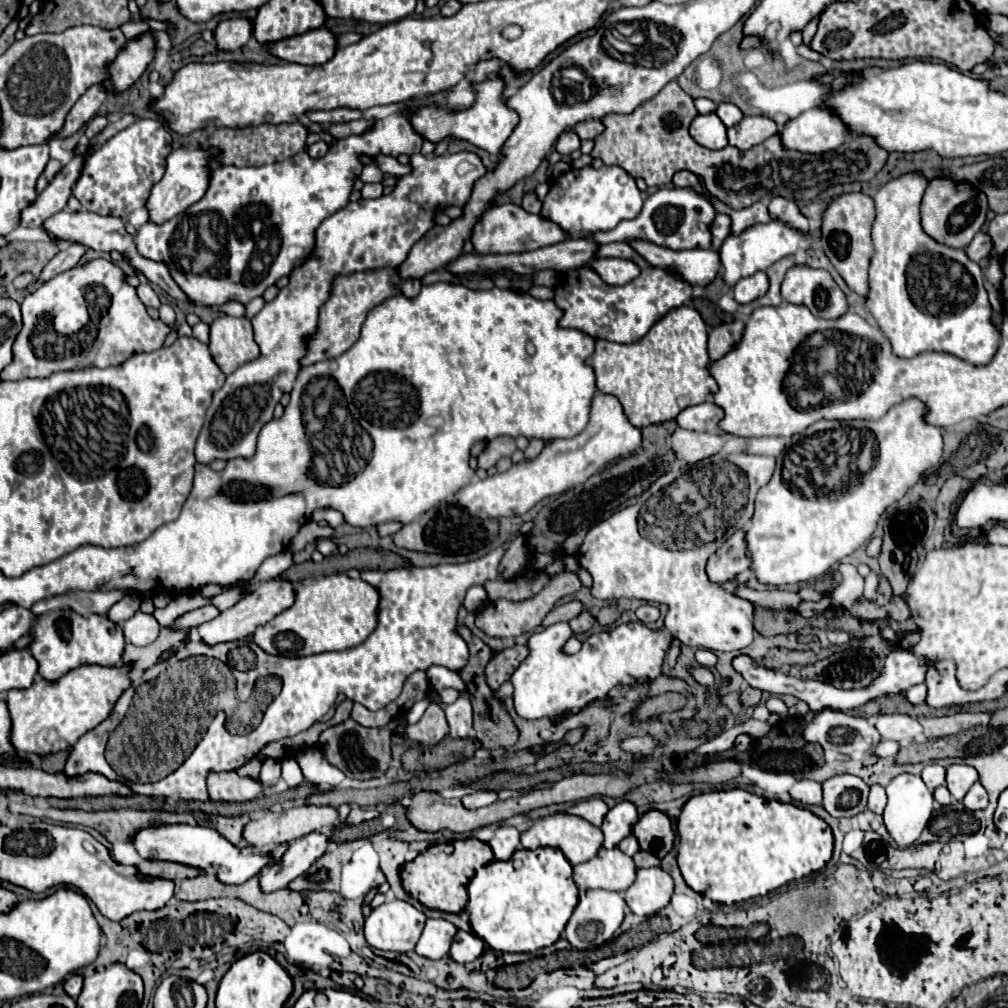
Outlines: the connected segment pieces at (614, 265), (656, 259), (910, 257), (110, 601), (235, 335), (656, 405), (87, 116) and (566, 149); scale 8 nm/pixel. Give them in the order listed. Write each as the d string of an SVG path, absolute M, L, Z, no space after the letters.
M620 257L596 259L590 265L608 285L624 285L624 283L632 281L640 273L640 267L634 261L620 259Z
M628 241L628 245L640 253L650 265L656 267L674 267L680 271L680 275L692 283L706 287L712 283L712 279L718 273L720 259L718 253L708 249L692 249L692 251L672 251L658 245L652 245L650 241Z
M912 171L890 179L876 191L874 255L864 307L872 313L898 357L944 351L972 365L984 365L1000 345L1000 329L992 321L994 311L984 287L984 271L964 249L940 245L922 231L920 201L926 187L928 177L922 171Z
M72 591L72 593L60 595L60 597L38 601L32 607L32 611L36 615L42 615L42 613L58 609L58 607L70 607L70 609L74 609L76 613L80 613L84 617L88 617L92 613L106 615L106 611L122 597L124 597L124 593L120 593L120 591L92 591L92 593L88 593L88 591Z
M220 315L210 325L210 353L220 369L230 375L240 365L254 361L260 355L260 347L254 341L252 323L246 317Z
M690 305L670 309L636 343L620 345L620 343L610 343L610 341L604 341L604 339L596 339L596 349L590 357L590 365L594 367L594 373L596 373L596 387L602 393L614 395L622 403L628 421L638 429L646 427L646 425L654 425L654 423L672 421L682 409L706 401L708 395L712 391L716 391L716 381L706 371L706 363L710 361L708 351L706 351L706 339L708 339L706 323L702 321L700 313Z
M94 85L90 87L78 101L76 105L70 109L66 121L64 121L64 133L60 133L60 137L50 137L50 141L54 139L66 139L70 135L74 135L82 125L86 125L96 113L98 113L98 107L102 105L102 101L106 99L106 91L100 87L100 85Z
M566 131L560 135L558 143L556 143L556 149L562 153L562 155L570 155L572 151L580 149L580 137L576 137L576 133L572 131Z

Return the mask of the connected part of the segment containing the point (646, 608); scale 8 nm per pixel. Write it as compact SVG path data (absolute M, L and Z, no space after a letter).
M642 605L642 607L636 609L636 617L642 623L654 623L658 619L658 613L656 613L656 607L654 605Z

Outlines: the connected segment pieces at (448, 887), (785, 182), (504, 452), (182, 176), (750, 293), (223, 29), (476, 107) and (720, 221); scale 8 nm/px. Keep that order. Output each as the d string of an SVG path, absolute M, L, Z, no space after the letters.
M458 839L450 843L436 843L422 851L414 861L408 861L400 869L400 879L412 899L420 901L428 909L446 913L460 913L468 901L466 887L474 877L474 871L492 861L492 849L480 839Z
M672 81L634 113L606 115L602 119L606 131L596 137L590 155L592 159L602 159L604 165L622 167L632 177L642 177L650 187L668 185L676 171L688 169L702 175L708 183L708 191L734 211L750 207L756 201L768 201L768 197L788 197L792 201L808 203L830 185L870 181L884 167L890 155L886 149L880 149L872 137L856 135L846 139L838 151L832 153L796 153L792 149L784 149L780 131L748 151L740 151L732 145L720 151L710 151L698 145L688 133L688 127L696 115L698 111L692 97L686 95L676 81Z
M496 437L496 439L488 441L486 451L478 457L478 467L488 469L488 467L496 465L496 461L500 457L510 457L514 451L516 451L516 441L512 437Z
M176 149L168 155L166 159L166 173L164 177L152 187L150 199L146 201L146 209L150 215L150 221L156 225L162 225L164 221L170 221L184 209L188 209L192 203L200 201L208 189L208 179L210 179L210 163L212 157L216 155L216 149L204 151L204 149Z
M756 271L752 277L744 277L734 287L734 299L738 303L750 303L768 291L768 275L764 271Z
M244 17L220 21L218 27L214 29L214 39L220 51L236 51L244 47L250 37L252 37L252 23Z
M490 75L484 83L474 85L474 91L476 91L476 103L468 111L462 111L462 113L444 111L440 107L414 107L412 109L414 111L414 115L412 115L414 129L434 143L442 141L446 135L452 135L452 137L466 139L476 147L486 149L490 155L500 157L500 149L504 147L504 141L508 141L510 133L518 125L518 115L504 105L504 101L500 97L500 93L504 91L504 83L496 75Z
M718 213L718 215L716 215L716 221L714 221L714 225L710 227L714 249L718 249L720 243L730 235L730 225L732 225L732 221L730 221L728 215L724 215L724 213Z

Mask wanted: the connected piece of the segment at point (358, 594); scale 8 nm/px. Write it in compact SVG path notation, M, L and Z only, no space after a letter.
M346 573L336 575L324 575L305 579L296 585L296 603L276 615L266 625L258 627L254 631L254 641L258 647L262 647L270 655L282 655L282 657L294 657L294 655L314 655L324 651L344 651L348 647L360 645L376 629L376 609L380 603L380 593L372 589L362 579L350 579Z

